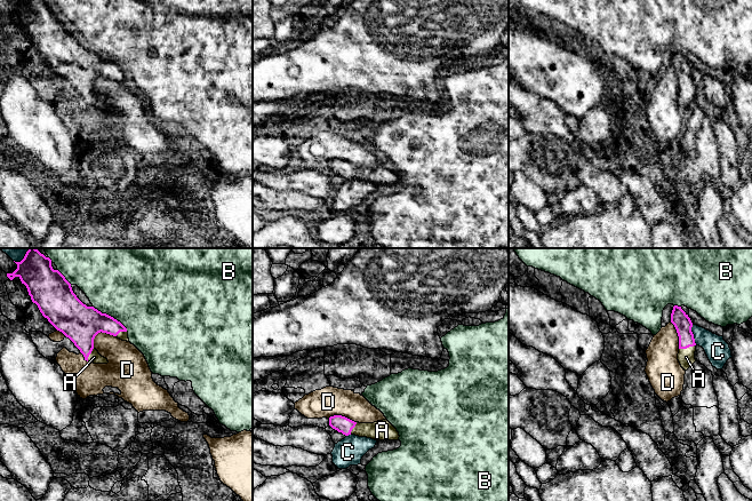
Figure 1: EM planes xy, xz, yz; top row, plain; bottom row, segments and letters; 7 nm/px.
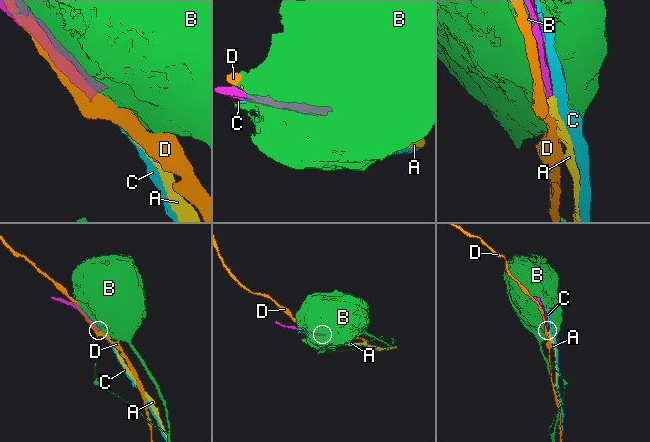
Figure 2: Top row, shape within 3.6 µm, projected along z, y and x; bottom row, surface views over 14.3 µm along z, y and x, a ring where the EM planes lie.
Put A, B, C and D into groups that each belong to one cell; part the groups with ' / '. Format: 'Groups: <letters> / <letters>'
Groups: A / B / C / D

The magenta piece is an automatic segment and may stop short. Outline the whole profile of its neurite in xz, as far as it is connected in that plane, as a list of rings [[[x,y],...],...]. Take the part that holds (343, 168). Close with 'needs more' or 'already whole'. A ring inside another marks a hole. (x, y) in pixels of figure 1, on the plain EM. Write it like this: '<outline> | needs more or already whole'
[[[334,159],[329,161],[329,169],[345,180],[355,178],[375,184],[399,184],[400,181],[397,173],[387,164],[359,167],[342,159]]] | needs more

